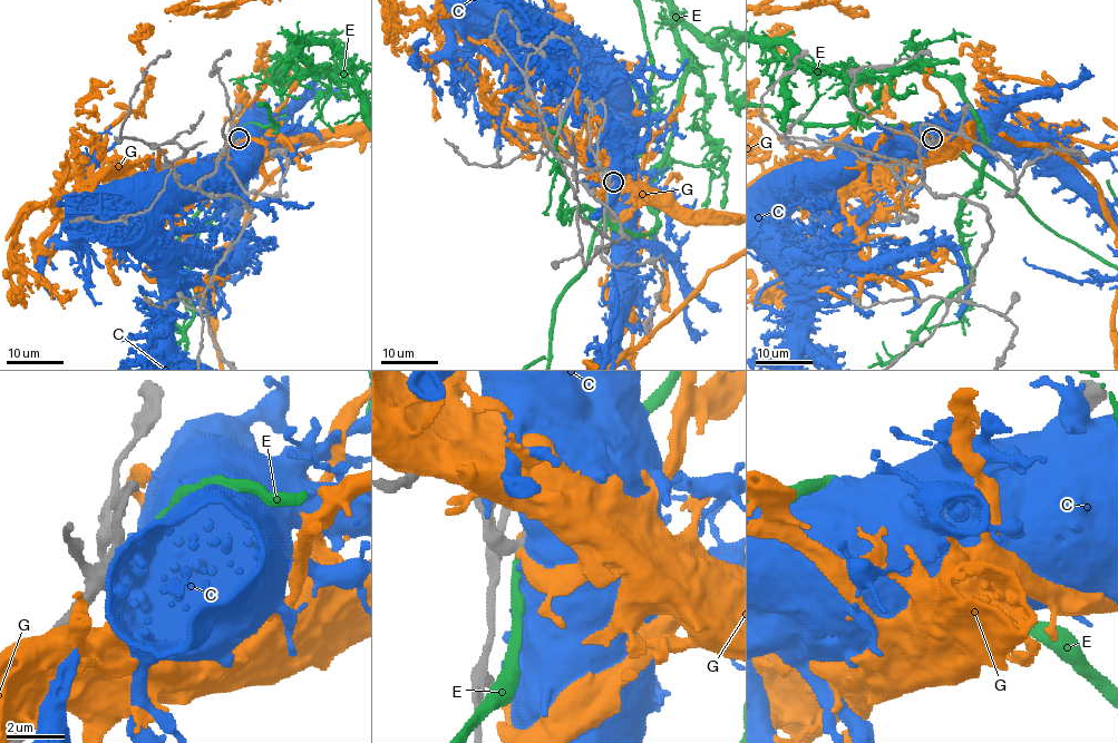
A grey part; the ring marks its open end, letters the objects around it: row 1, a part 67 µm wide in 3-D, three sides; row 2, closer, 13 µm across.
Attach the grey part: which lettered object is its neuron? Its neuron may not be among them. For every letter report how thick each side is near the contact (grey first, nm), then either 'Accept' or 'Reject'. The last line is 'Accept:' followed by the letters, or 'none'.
C: Thickness 420 nm (grey) against 550 nm. Reject
E: Thickness 440 nm (grey) against 340 nm. Reject
G: Thickness 480 nm (grey) against 280 nm. Reject
Accept: none

